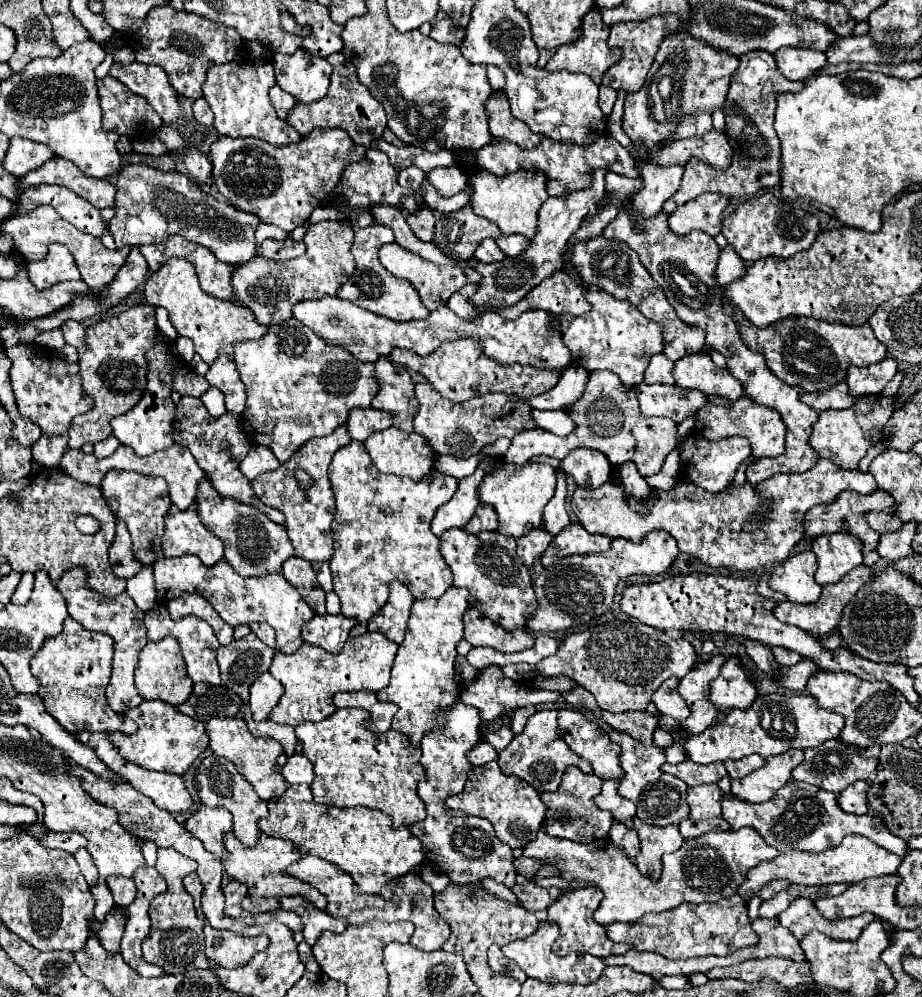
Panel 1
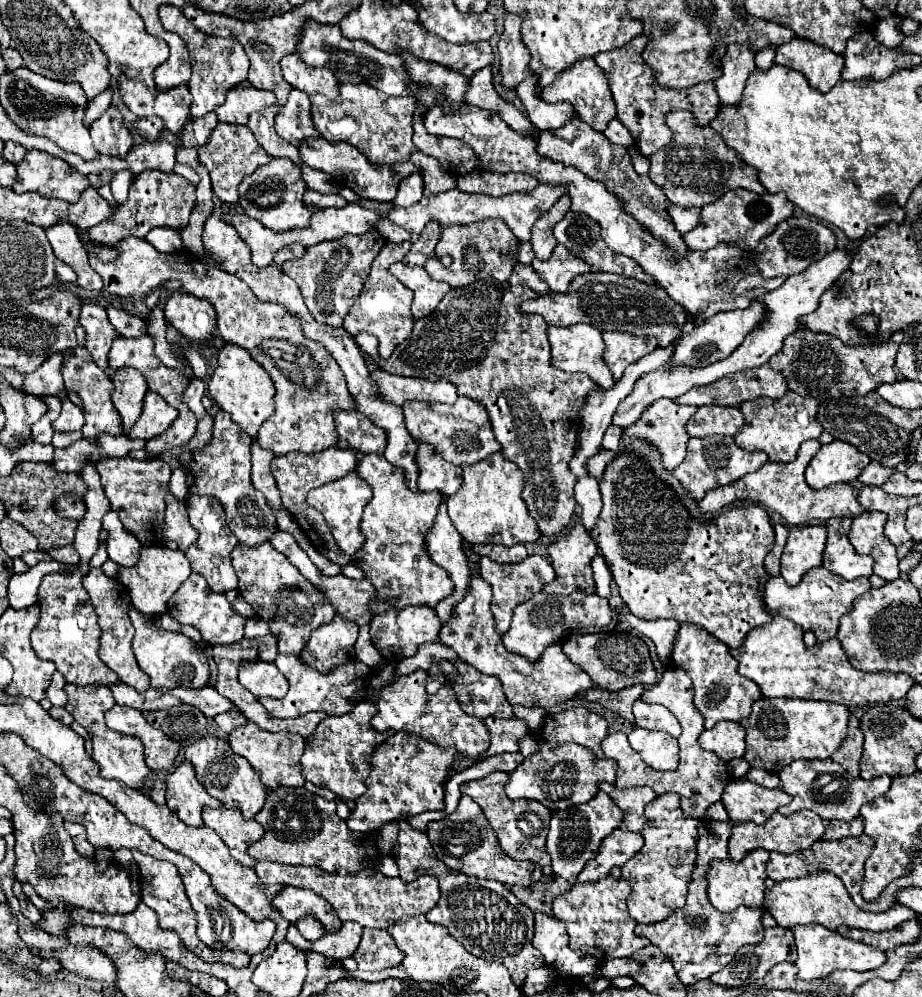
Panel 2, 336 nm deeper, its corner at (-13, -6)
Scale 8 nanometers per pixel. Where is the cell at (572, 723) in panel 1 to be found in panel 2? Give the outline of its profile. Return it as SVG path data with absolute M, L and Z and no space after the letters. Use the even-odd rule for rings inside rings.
M582 706L562 710L554 716L546 716L540 730L542 740L546 740L552 746L574 742L590 748L596 756L602 754L600 742L606 738L606 734L608 734L606 720L600 714L590 712L588 708Z

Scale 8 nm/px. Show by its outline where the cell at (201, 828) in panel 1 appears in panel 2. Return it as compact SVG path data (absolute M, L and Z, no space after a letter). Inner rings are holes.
M190 762L178 766L166 778L166 806L188 826L202 826L202 808L218 808L220 802L212 798L206 788L196 780Z

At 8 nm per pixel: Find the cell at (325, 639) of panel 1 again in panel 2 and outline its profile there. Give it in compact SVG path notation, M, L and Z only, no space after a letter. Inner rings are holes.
M336 614L330 624L324 624L312 632L300 658L306 664L320 670L322 674L326 674L334 666L356 658L354 650L356 640L358 640L358 626Z

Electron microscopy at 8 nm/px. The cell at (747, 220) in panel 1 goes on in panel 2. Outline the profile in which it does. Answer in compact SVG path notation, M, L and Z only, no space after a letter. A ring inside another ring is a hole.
M790 216L784 222L780 222L772 234L760 240L752 260L756 262L756 266L760 266L762 278L776 278L776 276L788 278L794 274L802 274L812 262L822 260L832 250L836 250L836 236L830 228L812 218Z

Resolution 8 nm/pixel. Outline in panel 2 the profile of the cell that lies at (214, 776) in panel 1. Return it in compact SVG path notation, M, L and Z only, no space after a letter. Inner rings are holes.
M204 736L202 740L186 748L186 760L192 762L198 782L204 784L208 794L218 798L224 806L238 808L246 820L254 818L262 810L266 802L266 788L260 782L260 776L254 772L254 768L248 764L246 758L236 756L232 752L226 740L216 738L216 736Z

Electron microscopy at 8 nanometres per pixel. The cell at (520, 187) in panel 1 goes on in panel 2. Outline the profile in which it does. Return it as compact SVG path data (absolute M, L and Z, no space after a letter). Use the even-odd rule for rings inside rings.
M564 194L562 198L558 198L558 202L548 210L544 212L534 228L532 228L532 236L530 236L530 244L534 248L534 254L538 260L548 260L554 246L556 246L556 240L552 236L552 228L556 222L560 222L564 218L564 214L570 210L570 198L568 194Z

